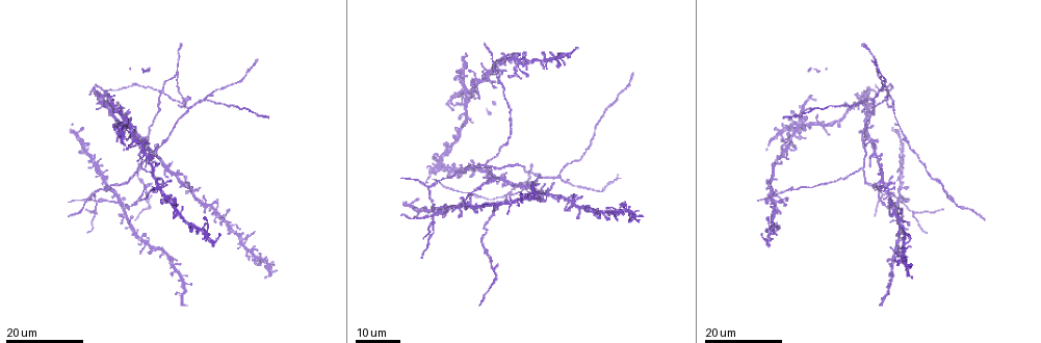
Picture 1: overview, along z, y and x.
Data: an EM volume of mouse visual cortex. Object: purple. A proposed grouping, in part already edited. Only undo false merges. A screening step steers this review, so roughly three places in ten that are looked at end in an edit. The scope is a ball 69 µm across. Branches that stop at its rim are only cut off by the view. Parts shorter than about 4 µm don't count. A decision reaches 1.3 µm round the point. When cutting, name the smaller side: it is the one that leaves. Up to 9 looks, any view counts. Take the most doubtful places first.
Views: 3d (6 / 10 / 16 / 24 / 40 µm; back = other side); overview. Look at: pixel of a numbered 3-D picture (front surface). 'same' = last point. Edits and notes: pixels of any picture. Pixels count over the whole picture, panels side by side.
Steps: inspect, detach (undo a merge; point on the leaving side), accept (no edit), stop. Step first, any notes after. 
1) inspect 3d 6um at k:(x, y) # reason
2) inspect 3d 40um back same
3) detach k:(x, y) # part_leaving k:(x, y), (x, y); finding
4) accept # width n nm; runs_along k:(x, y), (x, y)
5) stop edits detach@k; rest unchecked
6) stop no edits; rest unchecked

inspect 3d 24um at 1:(509, 193)

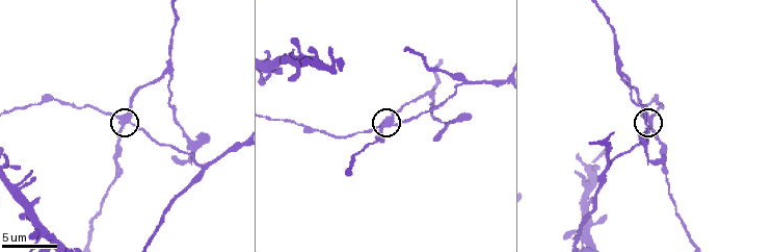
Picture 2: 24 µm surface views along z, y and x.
inspect 3d 10um at 2:(126, 117) # zoom in

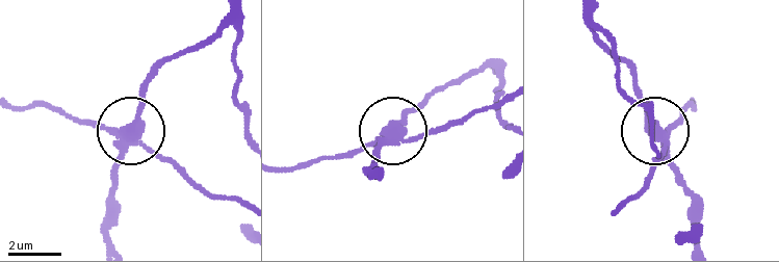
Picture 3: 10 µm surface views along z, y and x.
detach 3:(117, 172) # width 320 nm; part_leaving 3:(126, 141), (108, 206), (108, 240); two neurons meet here

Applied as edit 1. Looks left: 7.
inspect overview # redraw

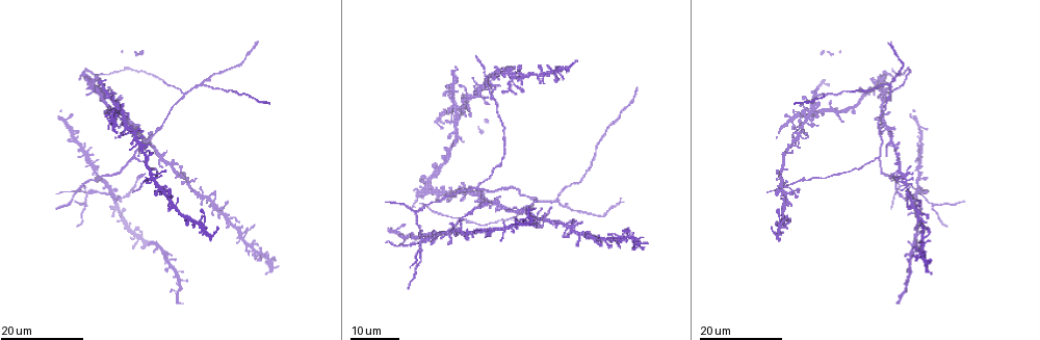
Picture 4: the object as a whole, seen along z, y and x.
inspect 3d 24um at 4:(484, 190) # three arms meet

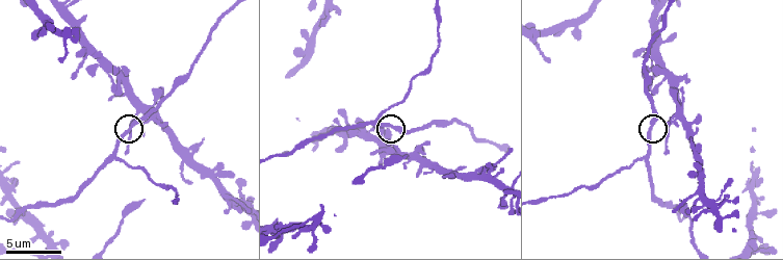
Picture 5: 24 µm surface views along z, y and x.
inspect 3d 6um at 5:(651, 124)

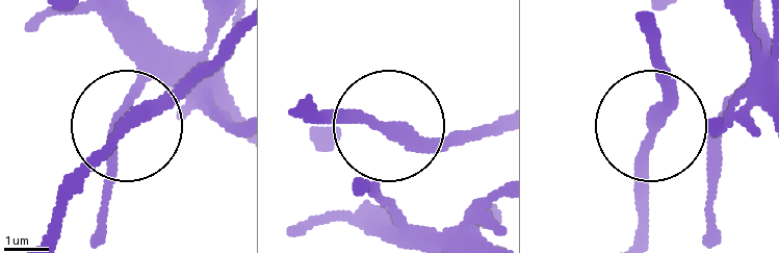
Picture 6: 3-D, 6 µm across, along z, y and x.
accept # arms 3; one neuron here

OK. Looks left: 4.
inspect 3d 24um at 4:(509, 73) # small branch off a trunk

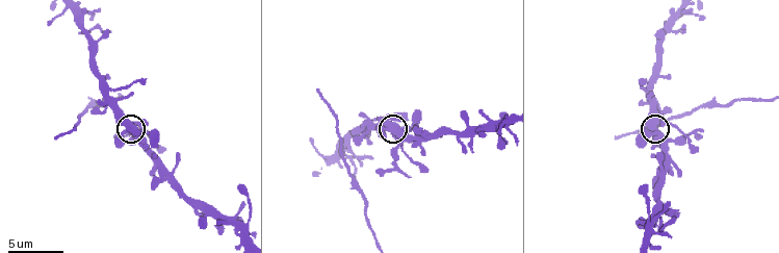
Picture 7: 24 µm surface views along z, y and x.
inspect 3d 10um at 7:(658, 124)

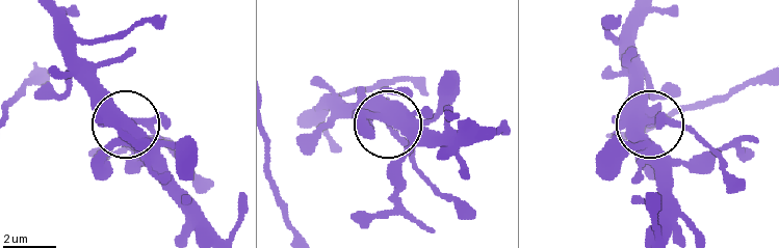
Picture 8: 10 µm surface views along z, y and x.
accept # width 390 nm; continuous, no second neuron

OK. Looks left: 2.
inspect 3d 6um at 2:(202, 165) # small branch off a trunk

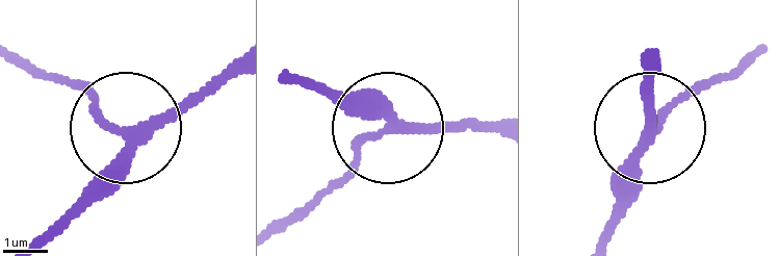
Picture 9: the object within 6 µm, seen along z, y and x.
accept # width 230 nm; runs_along 9:(30, 241), (121, 141), (57, 77); continuous, no second neuron

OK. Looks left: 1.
inspect 3d 10um at 2:(602, 140) # arms part here

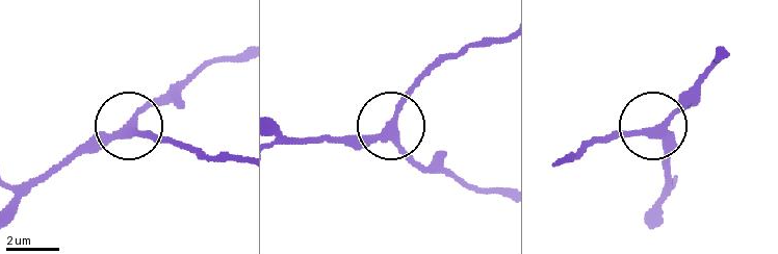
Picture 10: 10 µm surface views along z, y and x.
accept # width 270 nm; all the same neuron

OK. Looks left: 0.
stop edits detach@3; rest unchecked

